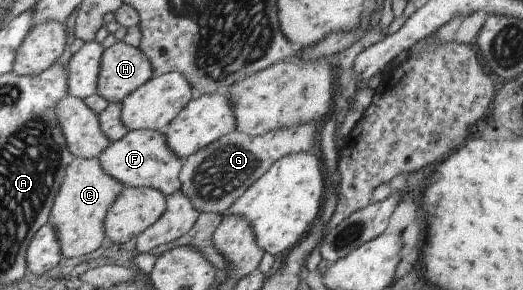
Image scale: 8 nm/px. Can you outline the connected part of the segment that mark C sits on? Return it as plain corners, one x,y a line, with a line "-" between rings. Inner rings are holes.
77,158
65,170
65,176
57,196
48,223
57,230
57,240
61,246
61,256
79,258
97,250
105,240
105,214
117,200
124,186
115,179
103,174
99,159

